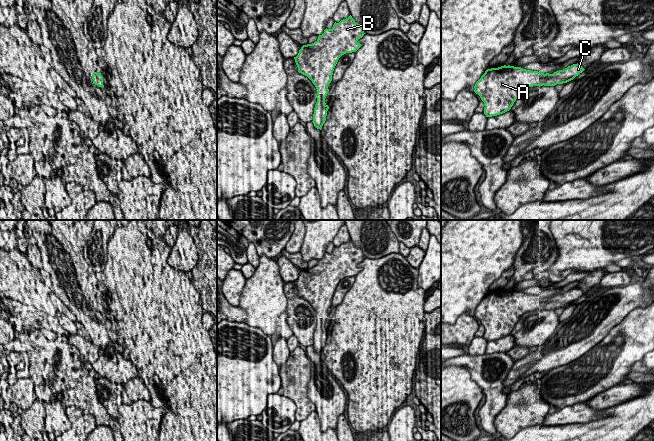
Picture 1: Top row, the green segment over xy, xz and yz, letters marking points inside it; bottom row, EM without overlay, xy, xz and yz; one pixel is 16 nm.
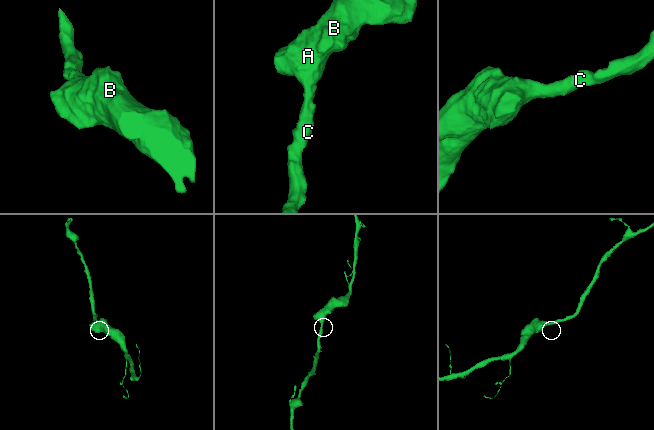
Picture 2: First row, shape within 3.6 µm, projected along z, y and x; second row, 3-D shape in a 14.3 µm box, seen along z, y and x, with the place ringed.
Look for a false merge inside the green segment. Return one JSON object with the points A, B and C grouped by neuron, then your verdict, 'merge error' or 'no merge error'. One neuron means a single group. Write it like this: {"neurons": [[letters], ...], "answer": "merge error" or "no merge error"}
{"neurons": [["A", "B", "C"]], "answer": "no merge error"}

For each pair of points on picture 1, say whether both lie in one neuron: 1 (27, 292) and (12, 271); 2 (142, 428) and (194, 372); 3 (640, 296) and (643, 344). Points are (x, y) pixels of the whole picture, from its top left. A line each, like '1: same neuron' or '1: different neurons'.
1: same neuron
2: different neurons
3: different neurons

